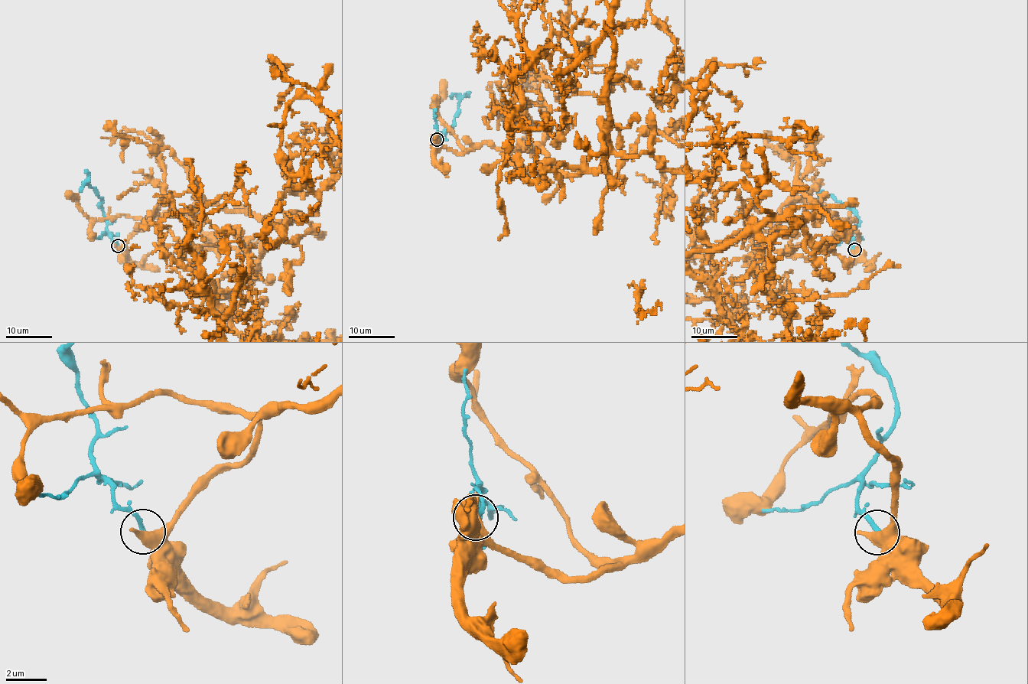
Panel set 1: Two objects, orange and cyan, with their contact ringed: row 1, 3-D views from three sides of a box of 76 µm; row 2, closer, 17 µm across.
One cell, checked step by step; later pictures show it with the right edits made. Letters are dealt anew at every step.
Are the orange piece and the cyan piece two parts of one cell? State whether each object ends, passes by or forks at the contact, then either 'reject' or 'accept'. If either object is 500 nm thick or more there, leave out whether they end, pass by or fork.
reject

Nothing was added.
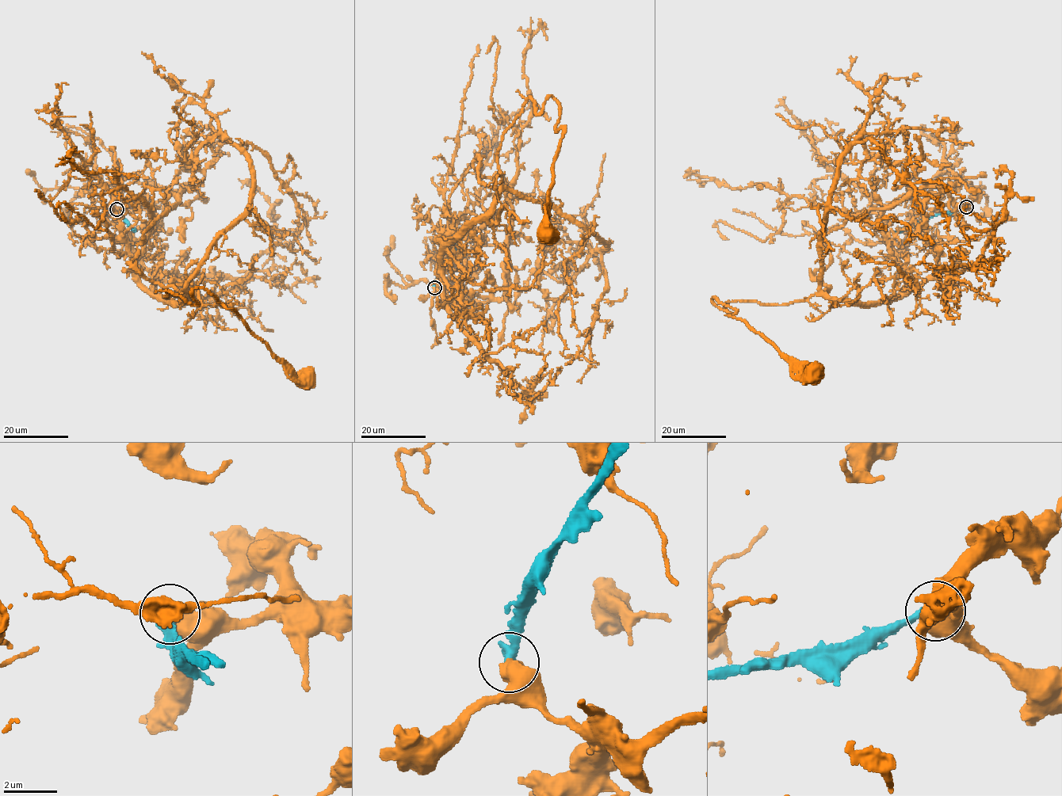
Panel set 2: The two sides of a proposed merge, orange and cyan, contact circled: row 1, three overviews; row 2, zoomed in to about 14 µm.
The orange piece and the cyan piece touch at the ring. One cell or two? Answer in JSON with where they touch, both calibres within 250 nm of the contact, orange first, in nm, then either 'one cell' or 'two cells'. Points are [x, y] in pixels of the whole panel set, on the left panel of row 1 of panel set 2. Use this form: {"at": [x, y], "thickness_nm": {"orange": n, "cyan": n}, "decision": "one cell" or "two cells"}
{"at": [116, 209], "thickness_nm": {"orange": 700, "cyan": 400}, "decision": "two cells"}

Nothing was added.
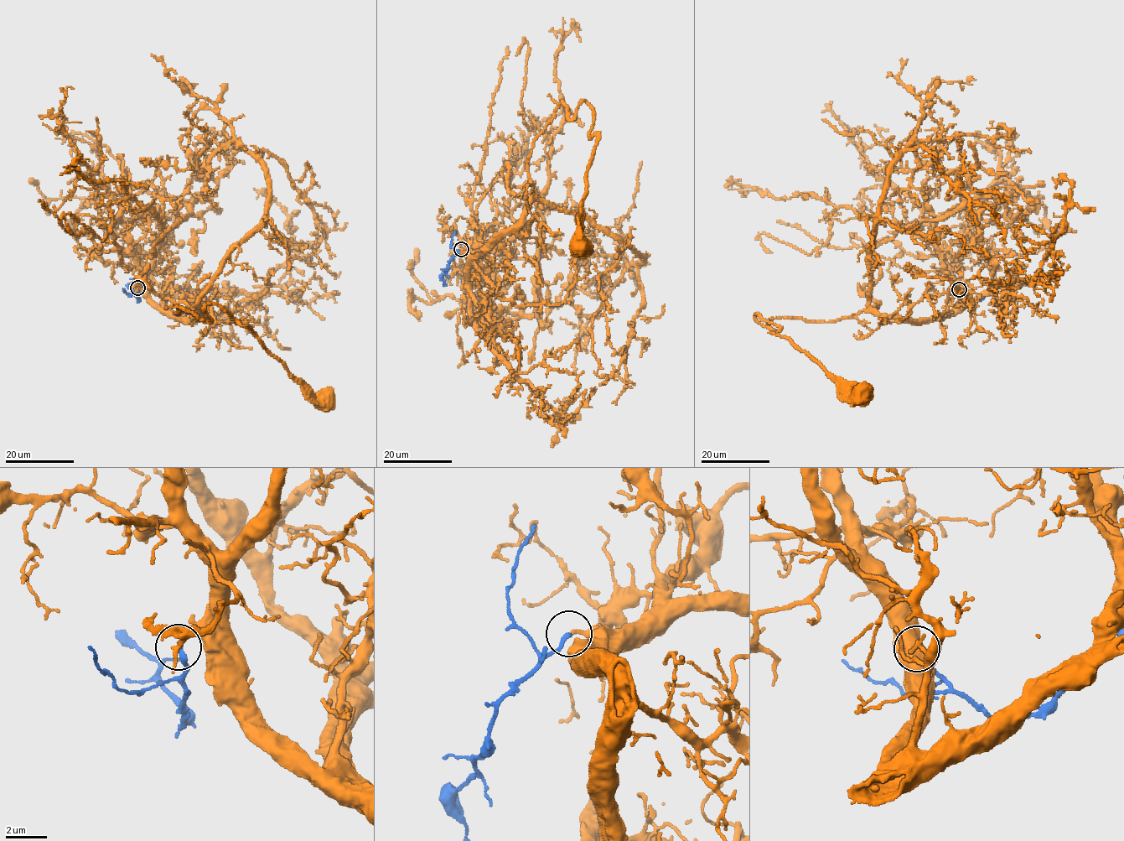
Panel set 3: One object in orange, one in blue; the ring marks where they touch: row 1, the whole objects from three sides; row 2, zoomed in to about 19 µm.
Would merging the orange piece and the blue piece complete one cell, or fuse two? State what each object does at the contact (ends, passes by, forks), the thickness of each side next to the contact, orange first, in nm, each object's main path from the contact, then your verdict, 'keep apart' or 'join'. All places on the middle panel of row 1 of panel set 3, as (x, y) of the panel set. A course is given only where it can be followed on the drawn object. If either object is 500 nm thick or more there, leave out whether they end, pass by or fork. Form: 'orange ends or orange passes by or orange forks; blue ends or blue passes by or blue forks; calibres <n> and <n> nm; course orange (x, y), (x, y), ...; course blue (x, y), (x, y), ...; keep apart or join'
orange ends; blue ends; calibres 240 and 240 nm; course orange (461, 249), (488, 250), (517, 224), (533, 140), (560, 103), (571, 120), (584, 101), (598, 137), (582, 245); course blue (461, 249), (449, 261), (442, 277), (446, 284), (442, 284); join

